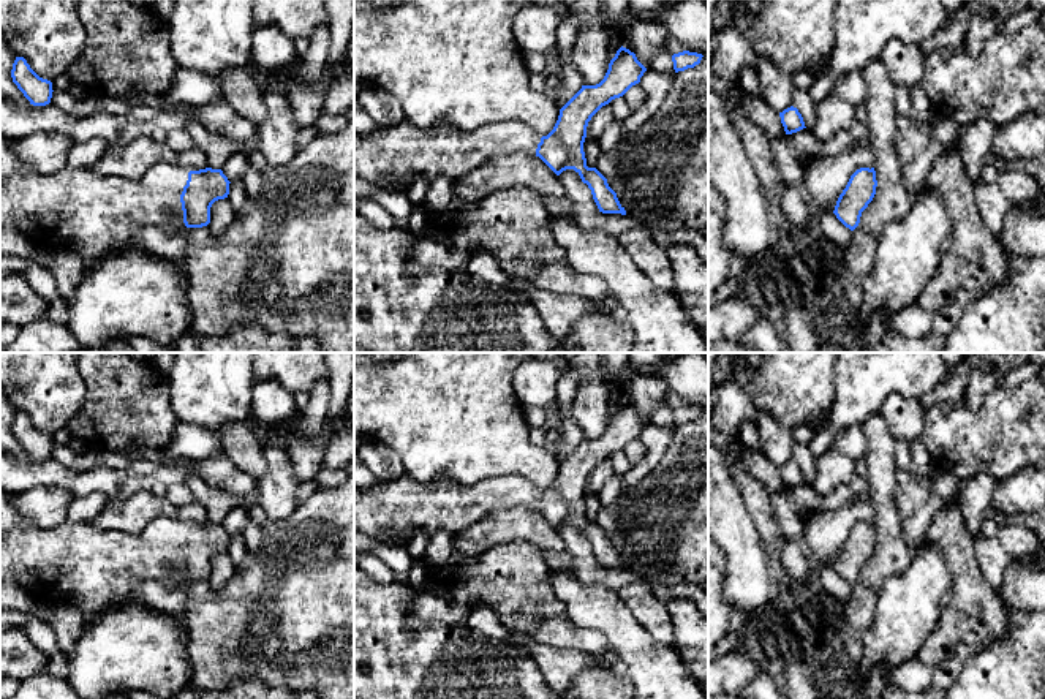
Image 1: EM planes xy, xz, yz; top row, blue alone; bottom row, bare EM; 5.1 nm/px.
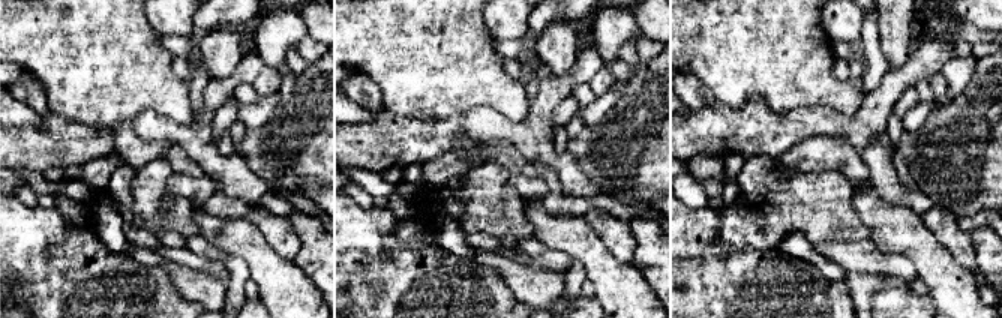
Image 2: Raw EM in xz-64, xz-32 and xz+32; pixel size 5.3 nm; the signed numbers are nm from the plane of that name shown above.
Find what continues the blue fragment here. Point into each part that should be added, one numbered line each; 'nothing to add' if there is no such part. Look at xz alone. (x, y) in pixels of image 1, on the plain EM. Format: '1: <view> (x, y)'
1: xz (399, 508)

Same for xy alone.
1: xy (79, 565)

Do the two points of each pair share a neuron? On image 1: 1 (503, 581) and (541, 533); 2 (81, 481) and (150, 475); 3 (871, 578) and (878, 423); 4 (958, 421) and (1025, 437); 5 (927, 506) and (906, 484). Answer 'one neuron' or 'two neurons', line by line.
1: two neurons
2: one neuron
3: one neuron
4: one neuron
5: one neuron

